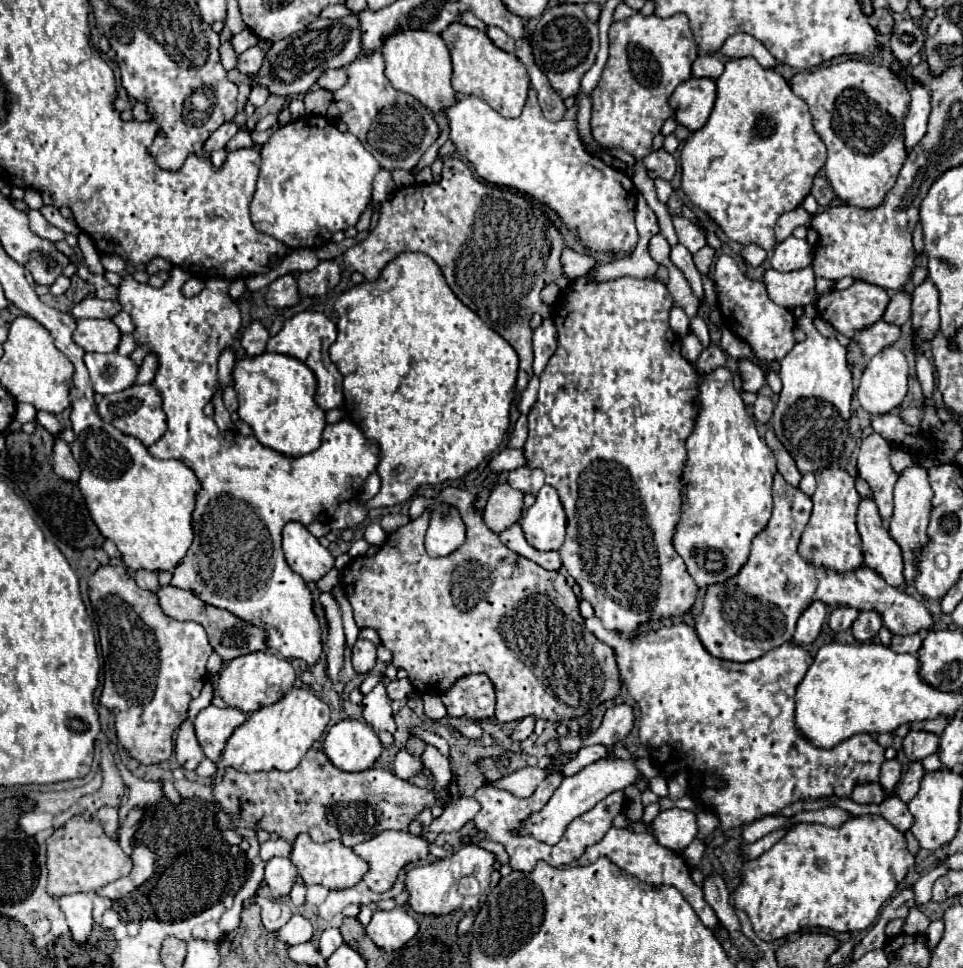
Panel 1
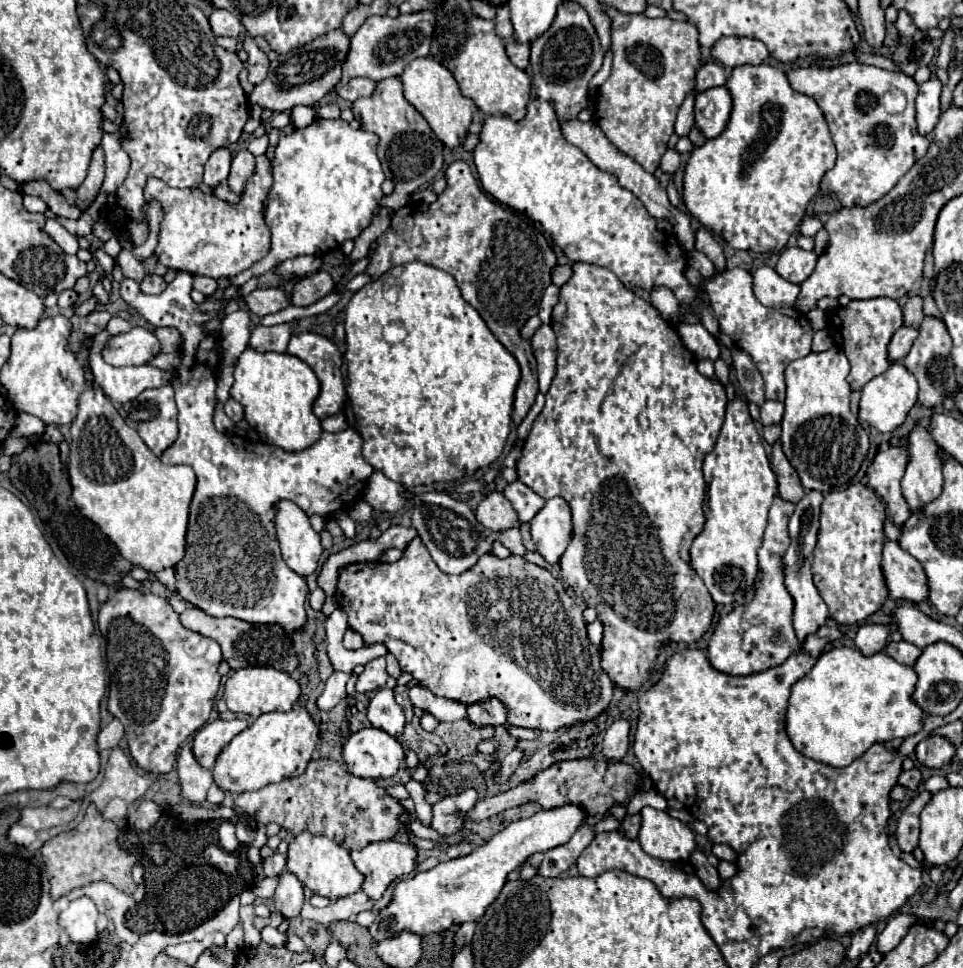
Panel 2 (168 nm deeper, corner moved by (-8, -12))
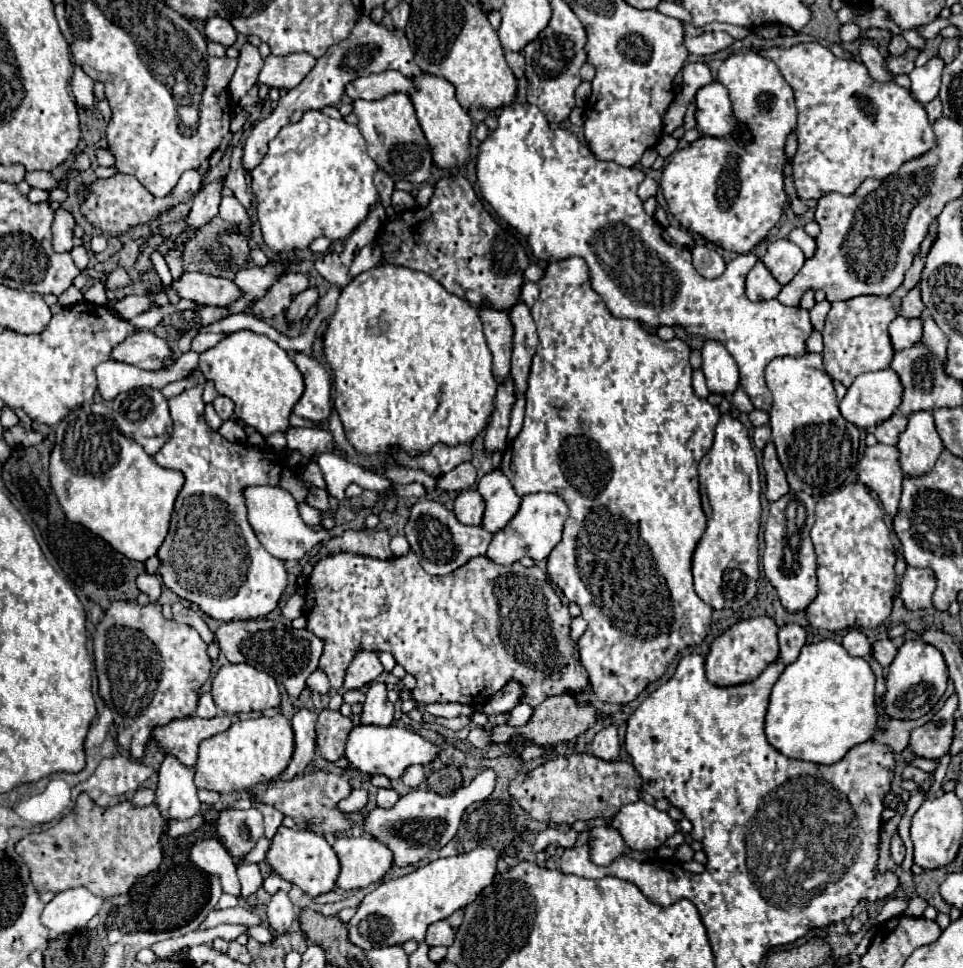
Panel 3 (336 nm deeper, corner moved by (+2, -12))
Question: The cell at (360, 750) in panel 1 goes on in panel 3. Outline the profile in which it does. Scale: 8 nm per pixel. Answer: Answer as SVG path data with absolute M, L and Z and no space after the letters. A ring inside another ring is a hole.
M356 726L352 728L348 740L346 740L346 750L344 750L344 758L350 762L352 768L364 772L364 774L384 774L390 780L400 778L404 774L404 768L410 764L428 764L438 756L440 748L430 744L428 740L424 740L420 734L406 730L406 728L398 728L398 726Z

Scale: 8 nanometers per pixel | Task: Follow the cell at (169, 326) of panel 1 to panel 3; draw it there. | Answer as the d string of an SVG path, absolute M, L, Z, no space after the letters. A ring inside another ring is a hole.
M202 386L188 388L182 394L170 398L168 406L170 406L172 422L174 422L172 436L154 456L154 460L162 468L180 470L184 474L186 482L174 504L170 532L158 550L158 558L160 558L158 574L162 576L164 586L168 590L172 590L176 596L200 606L200 610L214 620L230 622L230 620L262 618L278 606L280 596L284 594L284 590L288 586L288 574L286 574L284 562L270 556L258 542L254 530L250 528L248 508L246 508L242 492L246 486L254 486L254 484L278 484L280 486L282 472L288 470L286 452L300 452L304 458L308 458L308 462L314 462L312 458L316 454L332 452L336 456L342 456L342 452L340 452L340 448L336 448L332 432L320 430L320 428L290 428L286 432L288 444L282 452L254 448L250 444L242 444L242 442L228 442L226 438L222 438L218 432L214 432L204 422Z

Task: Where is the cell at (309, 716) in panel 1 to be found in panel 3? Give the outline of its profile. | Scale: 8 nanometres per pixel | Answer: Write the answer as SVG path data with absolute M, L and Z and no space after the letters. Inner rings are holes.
M284 714L234 722L226 732L202 740L194 782L202 790L244 792L280 776L294 754L294 730Z

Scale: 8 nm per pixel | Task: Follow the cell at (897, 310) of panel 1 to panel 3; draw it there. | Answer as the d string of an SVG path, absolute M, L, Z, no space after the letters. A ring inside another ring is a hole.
M912 288L904 298L902 298L902 306L900 306L900 316L904 318L920 318L924 310L924 304L920 300L920 288Z

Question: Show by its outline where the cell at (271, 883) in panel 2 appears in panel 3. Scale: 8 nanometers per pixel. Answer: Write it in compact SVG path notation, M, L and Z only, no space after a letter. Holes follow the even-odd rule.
M208 838L196 842L194 848L190 850L190 858L198 868L216 876L226 894L240 896L240 882L238 882L235 864L230 852L220 840Z

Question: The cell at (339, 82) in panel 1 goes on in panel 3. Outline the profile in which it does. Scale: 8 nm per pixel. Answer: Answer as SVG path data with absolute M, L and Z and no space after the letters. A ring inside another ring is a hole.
M386 70L386 72L380 72L380 74L370 74L370 76L358 78L358 80L350 82L346 86L346 94L352 100L356 100L356 98L378 100L378 98L382 98L386 94L392 94L392 92L406 92L406 94L410 94L412 90L414 90L412 80L408 80L406 76L402 76L396 70Z

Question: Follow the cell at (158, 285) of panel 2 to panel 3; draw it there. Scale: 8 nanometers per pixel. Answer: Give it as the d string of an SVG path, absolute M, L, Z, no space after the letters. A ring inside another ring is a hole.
M118 266L114 272L110 272L110 276L106 280L106 288L110 288L110 290L120 290L130 284L132 284L132 278L128 274L128 268L124 268L124 266Z

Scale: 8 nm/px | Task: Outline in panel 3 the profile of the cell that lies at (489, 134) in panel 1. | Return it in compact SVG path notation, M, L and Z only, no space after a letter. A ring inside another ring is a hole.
M508 104L498 116L498 128L480 144L476 156L476 178L482 198L496 214L528 238L536 258L544 262L580 256L590 268L590 284L602 296L606 308L616 318L632 318L646 326L684 326L700 340L716 340L724 344L740 370L740 384L750 396L754 408L770 410L772 392L764 382L766 366L778 356L806 354L806 338L814 330L808 312L790 308L778 300L752 302L744 294L744 282L756 264L754 254L742 254L726 264L722 276L708 280L692 266L692 254L686 246L676 244L666 230L644 212L642 200L636 196L638 182L644 178L640 168L624 168L616 162L598 160L578 138L562 128L550 126L546 116L534 104Z

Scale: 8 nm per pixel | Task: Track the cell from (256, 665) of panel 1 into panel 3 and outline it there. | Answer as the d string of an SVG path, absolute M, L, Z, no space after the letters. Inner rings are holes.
M226 664L226 666L222 666L212 680L212 696L214 696L214 704L220 710L224 710L226 714L274 710L280 706L280 700L282 700L276 680L270 674L260 672L248 664Z

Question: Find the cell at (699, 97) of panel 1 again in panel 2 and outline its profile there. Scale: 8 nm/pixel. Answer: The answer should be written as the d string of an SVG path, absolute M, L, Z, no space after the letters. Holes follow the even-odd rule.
M726 86L710 88L696 94L696 126L706 138L716 138L724 132L732 112L732 96Z

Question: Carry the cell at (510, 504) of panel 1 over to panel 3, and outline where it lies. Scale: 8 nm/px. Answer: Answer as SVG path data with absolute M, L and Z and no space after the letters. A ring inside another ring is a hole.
M478 490L462 492L454 502L454 514L462 524L482 524L482 512L486 510L486 502L482 500Z

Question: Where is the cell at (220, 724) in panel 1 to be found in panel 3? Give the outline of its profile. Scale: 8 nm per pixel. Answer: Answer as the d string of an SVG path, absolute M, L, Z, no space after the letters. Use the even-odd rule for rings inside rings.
M190 716L184 720L174 720L166 726L158 726L152 738L168 754L174 754L184 766L192 768L198 760L198 746L202 740L226 732L232 726L232 716L216 716L210 720Z

